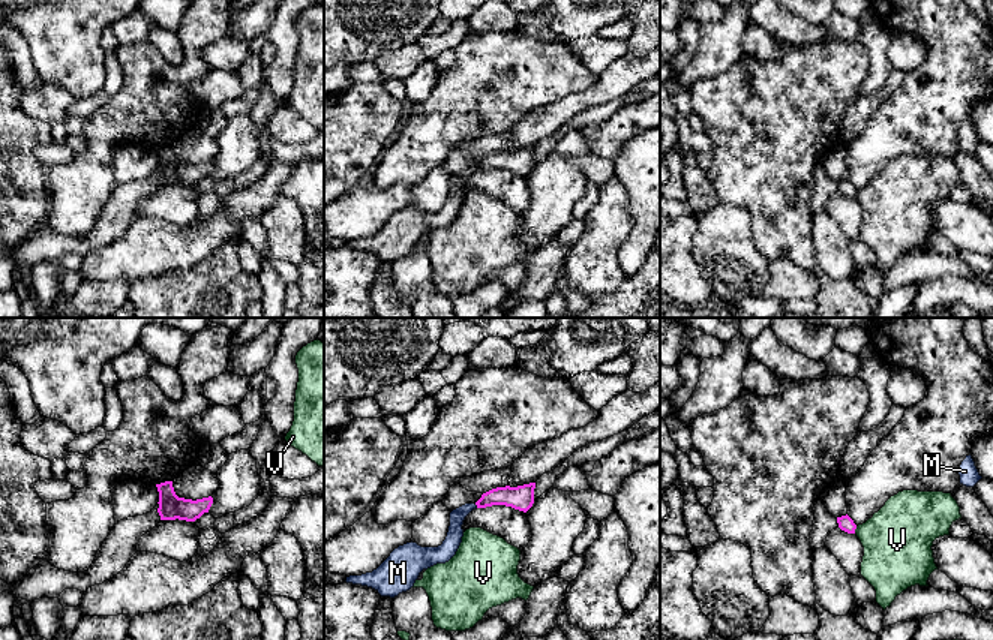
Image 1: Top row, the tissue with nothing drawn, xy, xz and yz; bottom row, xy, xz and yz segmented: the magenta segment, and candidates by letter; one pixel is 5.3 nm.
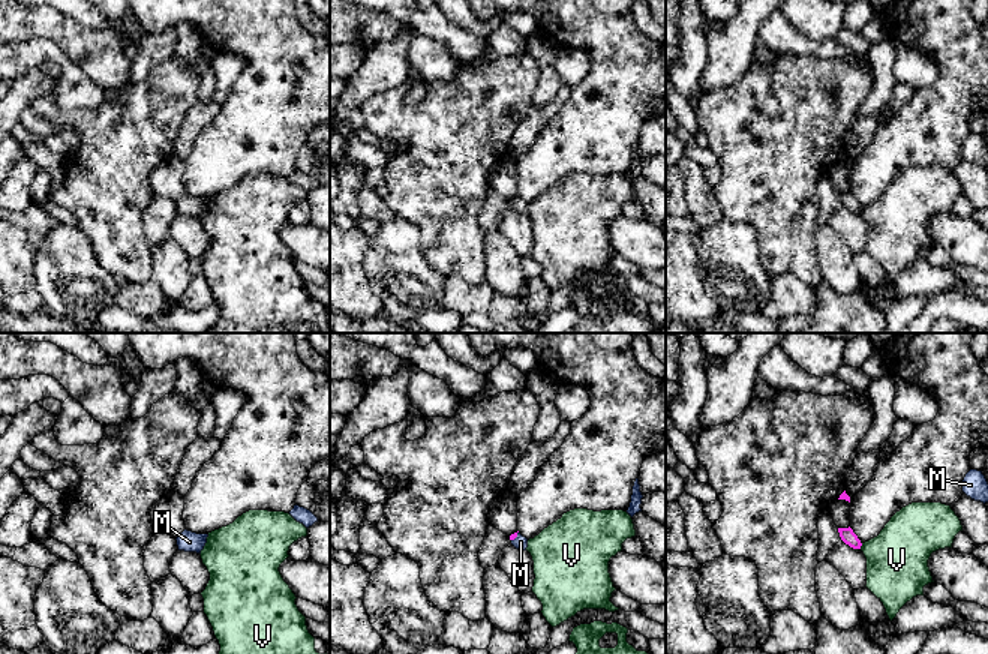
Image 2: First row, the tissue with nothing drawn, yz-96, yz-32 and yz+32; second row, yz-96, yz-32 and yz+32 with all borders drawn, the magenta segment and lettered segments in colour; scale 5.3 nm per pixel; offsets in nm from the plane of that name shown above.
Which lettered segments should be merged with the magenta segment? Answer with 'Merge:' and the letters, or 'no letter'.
Merge: M

